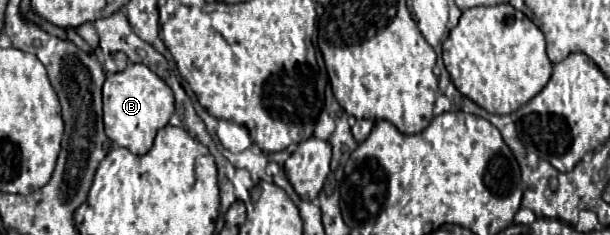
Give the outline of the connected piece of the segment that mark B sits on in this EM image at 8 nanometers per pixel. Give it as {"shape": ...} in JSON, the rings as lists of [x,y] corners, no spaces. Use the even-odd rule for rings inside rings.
{"shape":[[[130,63],[124,71],[108,75],[104,81],[104,127],[106,135],[120,147],[130,149],[136,155],[144,155],[158,133],[166,127],[174,113],[172,89],[146,65]]]}

